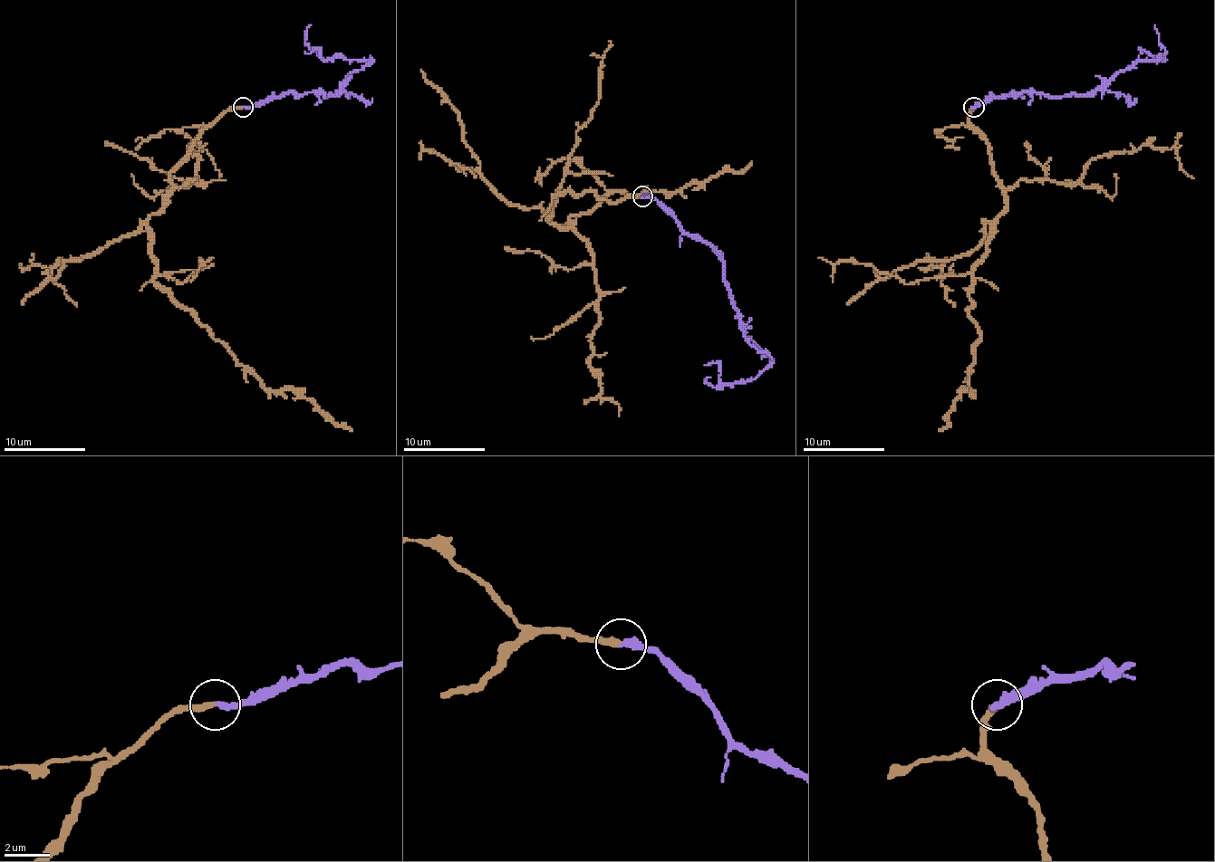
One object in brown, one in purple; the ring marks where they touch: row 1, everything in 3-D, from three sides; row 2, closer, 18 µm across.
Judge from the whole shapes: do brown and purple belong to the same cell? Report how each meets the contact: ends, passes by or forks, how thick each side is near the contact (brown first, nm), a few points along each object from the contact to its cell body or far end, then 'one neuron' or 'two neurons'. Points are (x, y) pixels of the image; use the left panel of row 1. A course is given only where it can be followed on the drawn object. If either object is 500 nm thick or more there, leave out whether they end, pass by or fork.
brown ends; purple ends; calibres 280 and 280 nm; course brown (244, 107), (211, 123), (170, 174), (172, 188), (148, 221), (154, 280), (266, 387), (301, 392), (351, 431); course purple (244, 107), (280, 99), (286, 92), (325, 96), (337, 92), (372, 62), (323, 60), (304, 41), (311, 24); one neuron

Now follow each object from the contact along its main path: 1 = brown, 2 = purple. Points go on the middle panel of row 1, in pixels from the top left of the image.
1: (643, 196), (611, 192), (559, 228), (547, 218), (554, 196), (594, 192), (621, 202), (679, 192), (751, 161)
2: (643, 196), (651, 196), (723, 263), (743, 332), (772, 360), (753, 379), (712, 387), (704, 381), (710, 377)

